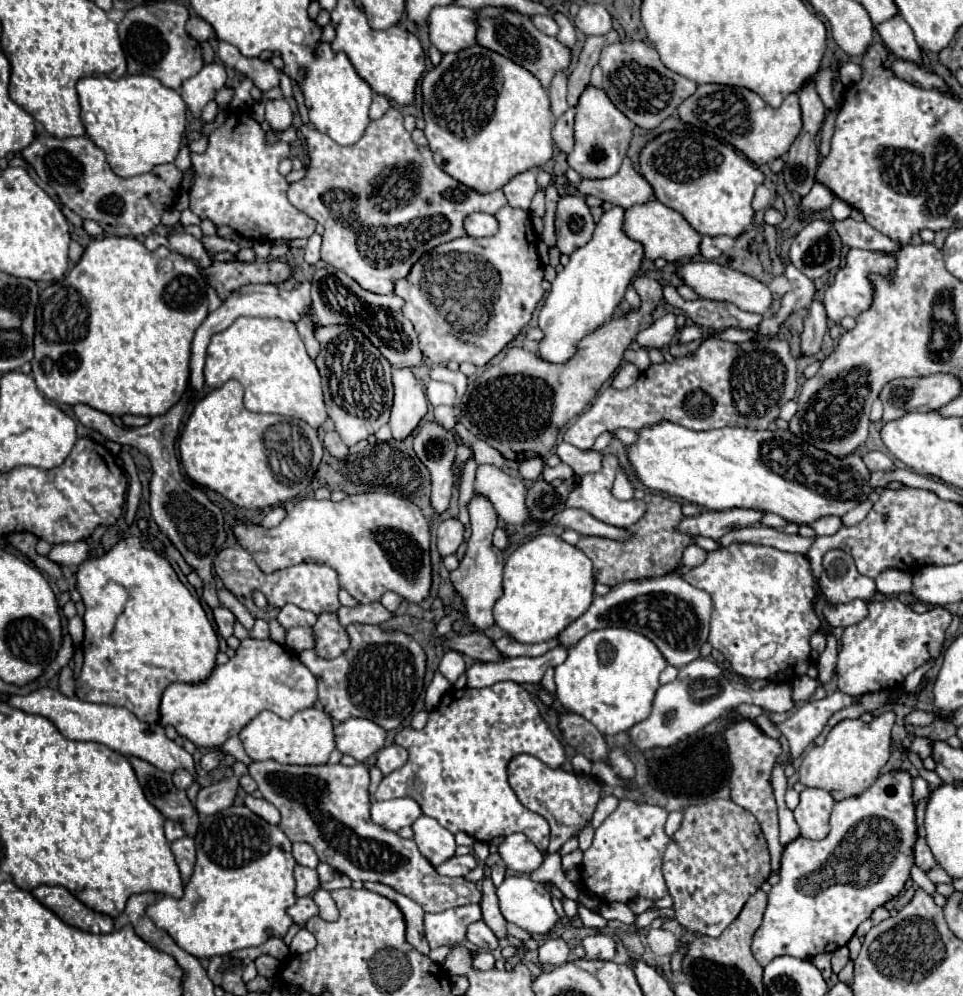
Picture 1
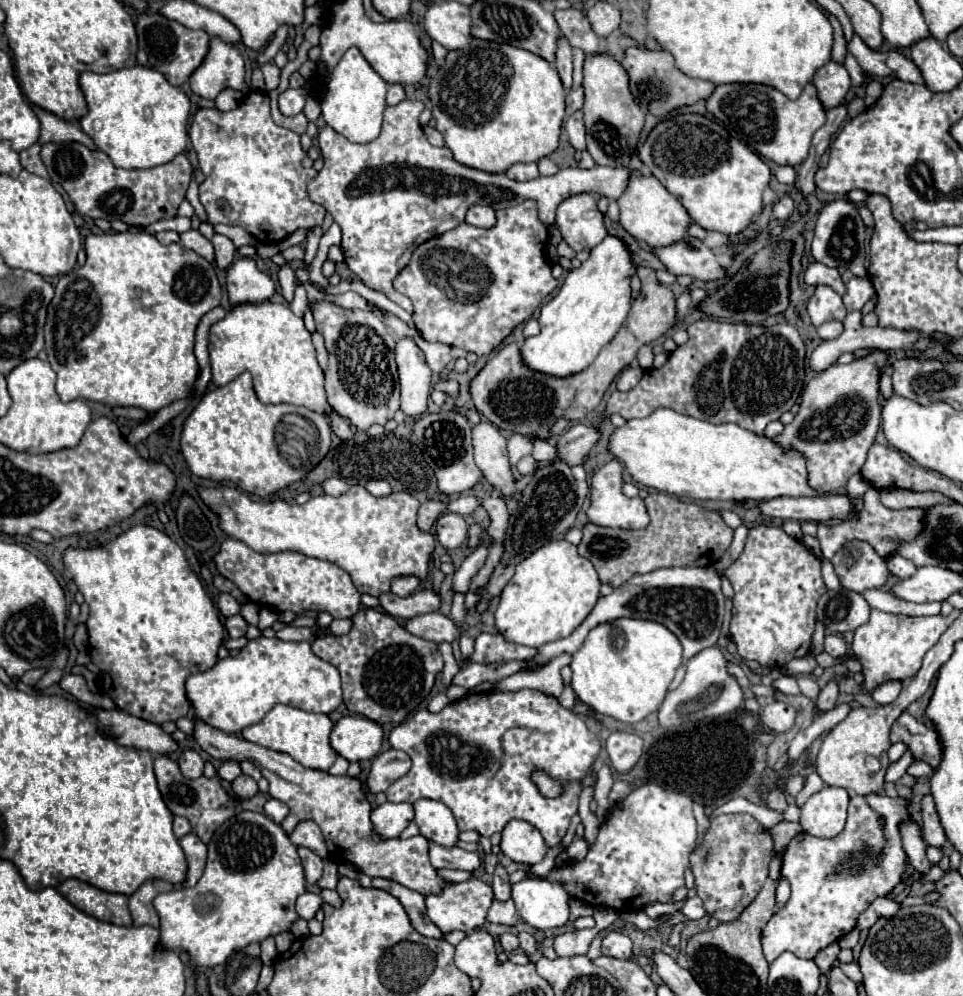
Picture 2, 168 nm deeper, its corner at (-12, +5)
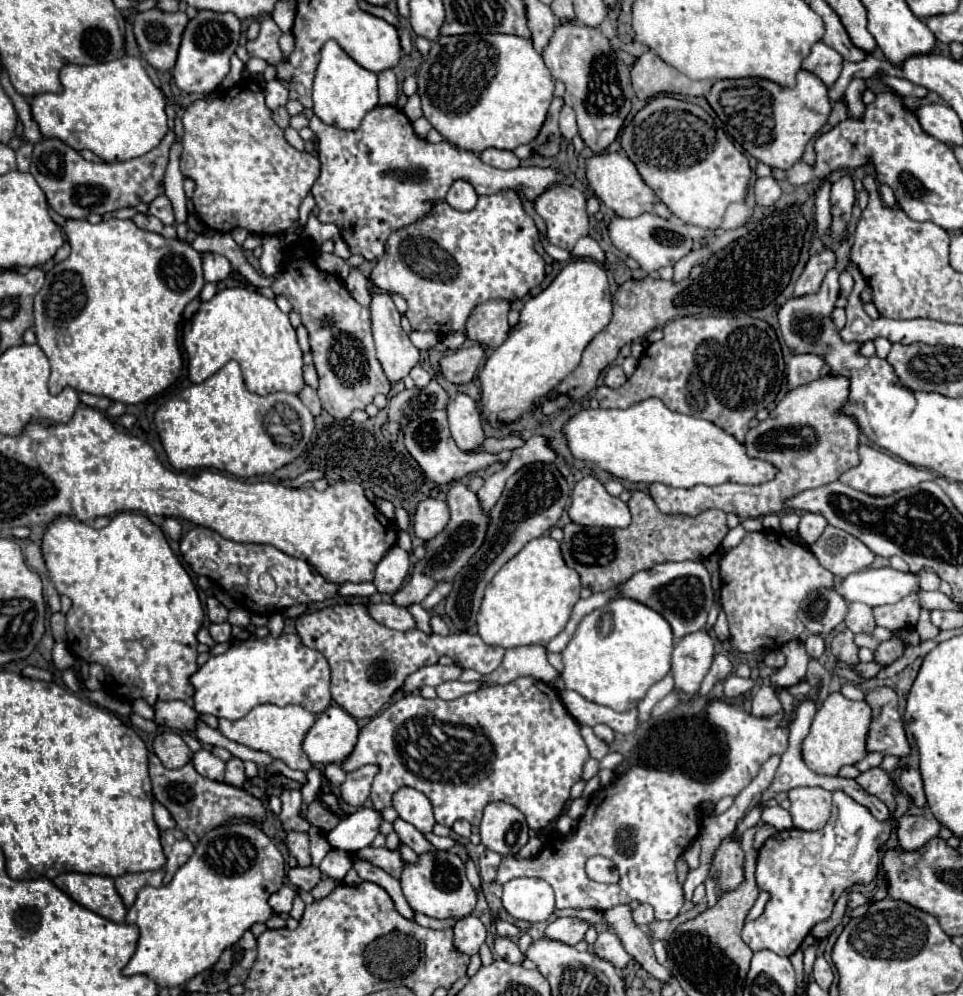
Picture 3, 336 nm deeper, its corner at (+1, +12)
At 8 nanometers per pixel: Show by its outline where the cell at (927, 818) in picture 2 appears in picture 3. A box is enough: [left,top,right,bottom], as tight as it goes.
[900,767,926,807]

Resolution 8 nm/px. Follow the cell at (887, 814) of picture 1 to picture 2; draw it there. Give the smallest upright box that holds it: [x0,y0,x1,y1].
[761,796,909,962]

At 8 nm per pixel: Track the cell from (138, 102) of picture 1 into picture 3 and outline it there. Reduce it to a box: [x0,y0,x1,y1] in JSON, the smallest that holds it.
[30,57,168,163]

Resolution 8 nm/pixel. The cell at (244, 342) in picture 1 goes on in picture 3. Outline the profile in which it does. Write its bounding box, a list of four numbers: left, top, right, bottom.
[182,287,302,395]

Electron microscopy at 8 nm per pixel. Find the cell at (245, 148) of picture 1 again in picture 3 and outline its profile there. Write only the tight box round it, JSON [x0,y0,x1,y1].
[180,79,320,235]

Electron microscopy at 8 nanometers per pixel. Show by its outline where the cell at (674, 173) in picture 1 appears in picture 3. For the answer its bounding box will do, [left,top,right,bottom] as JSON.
[620,97,752,229]

